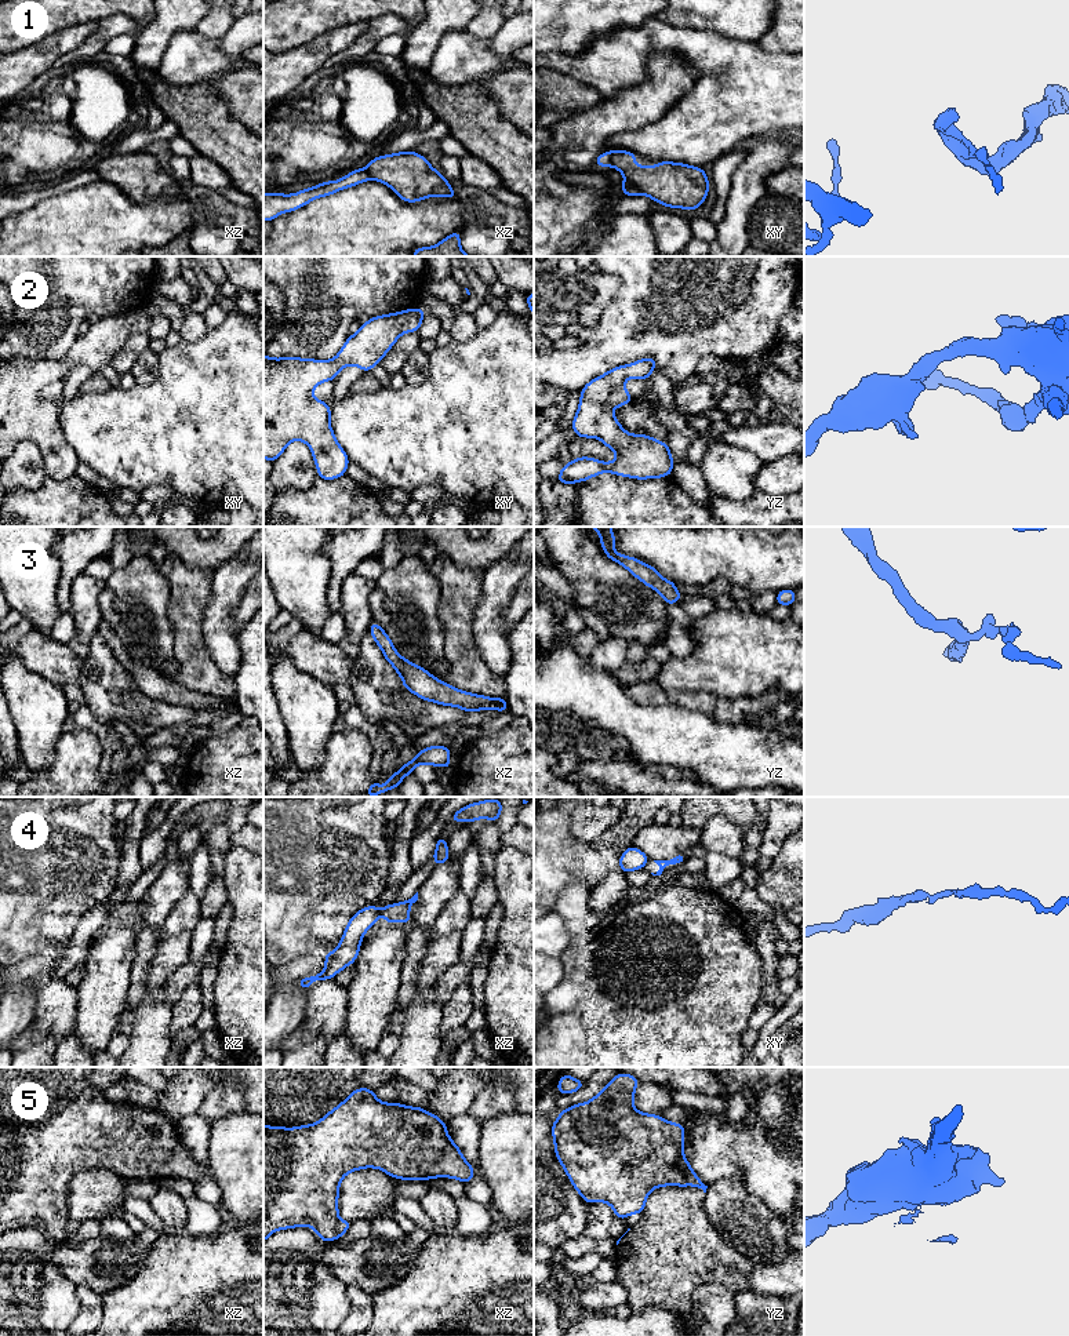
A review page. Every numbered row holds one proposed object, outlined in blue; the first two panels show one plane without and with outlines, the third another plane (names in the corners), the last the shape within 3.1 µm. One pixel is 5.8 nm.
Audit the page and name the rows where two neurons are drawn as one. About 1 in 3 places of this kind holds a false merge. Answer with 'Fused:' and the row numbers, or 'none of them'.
Fused: 1, 4, 5

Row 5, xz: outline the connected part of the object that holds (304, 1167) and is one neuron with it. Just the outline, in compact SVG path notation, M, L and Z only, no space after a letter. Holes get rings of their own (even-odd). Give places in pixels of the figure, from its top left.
M357 1088L320 1121L283 1128L263 1125L263 1242L277 1230L308 1226L324 1242L337 1239L339 1222L338 1197L342 1179L359 1169L382 1169L401 1180L451 1177L465 1184L474 1177L474 1169L447 1133L447 1124L422 1107L385 1103L368 1088Z

